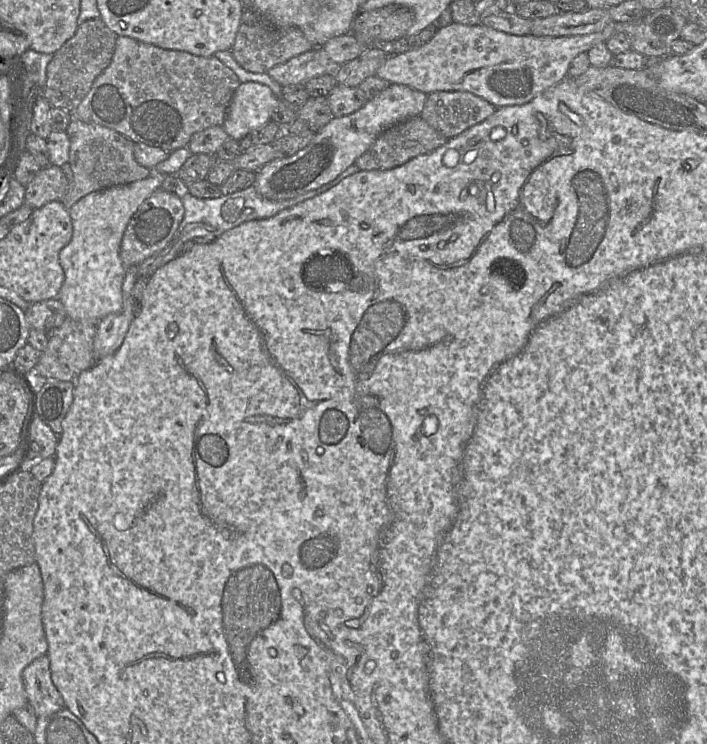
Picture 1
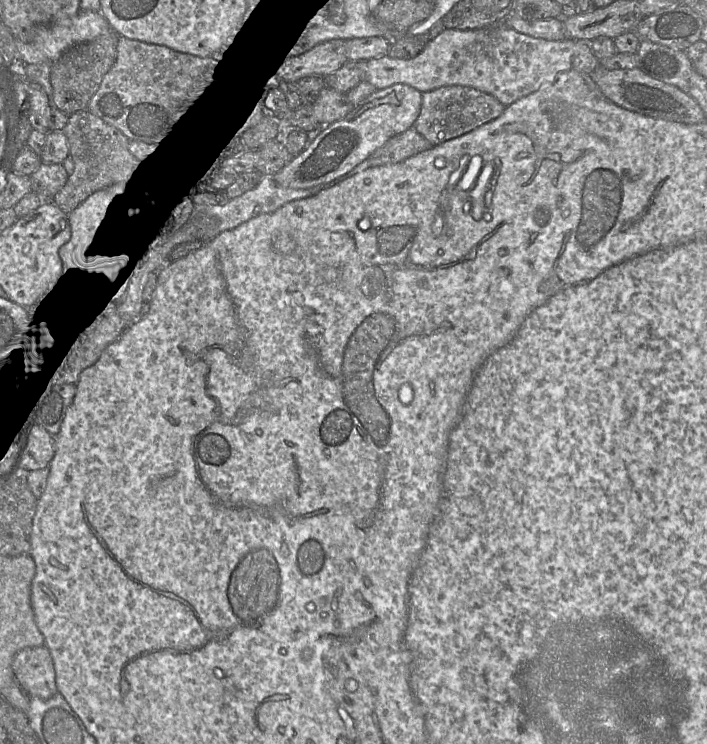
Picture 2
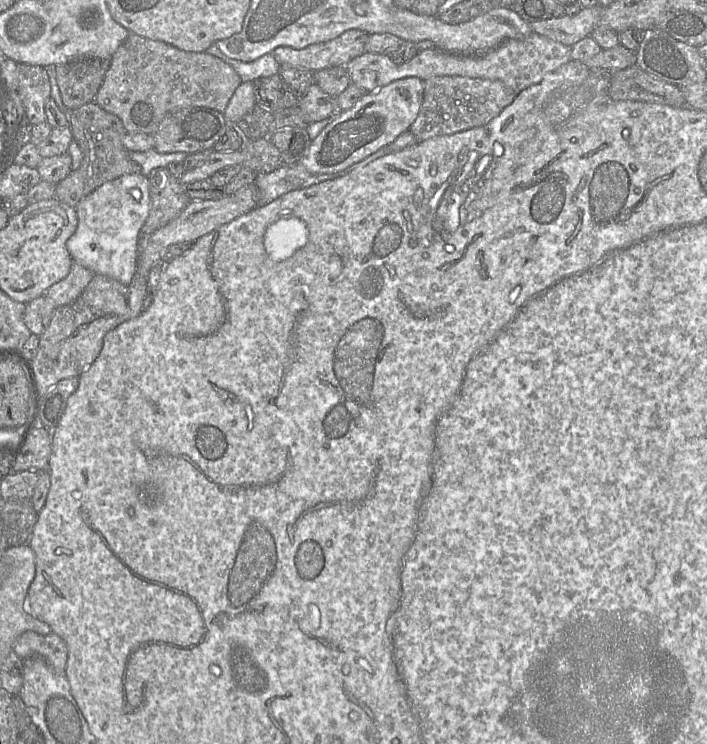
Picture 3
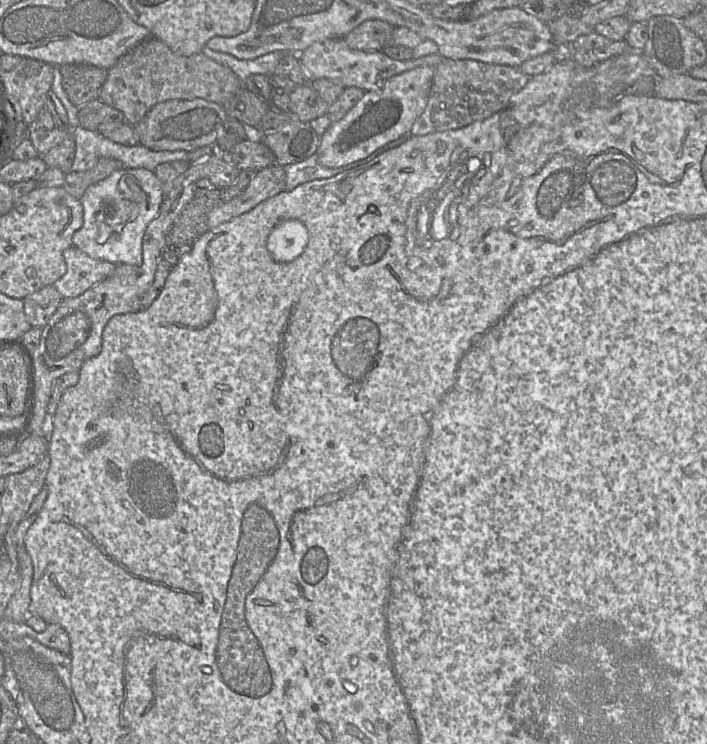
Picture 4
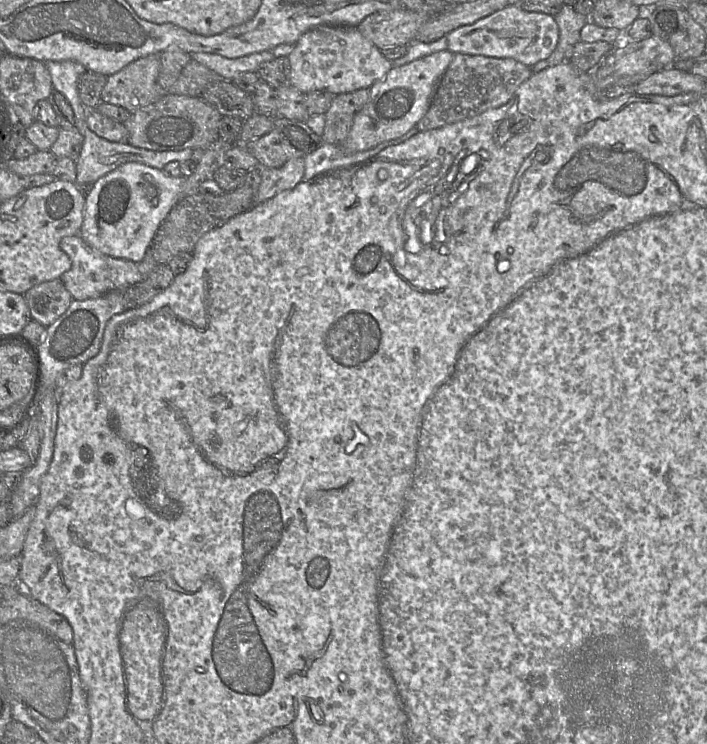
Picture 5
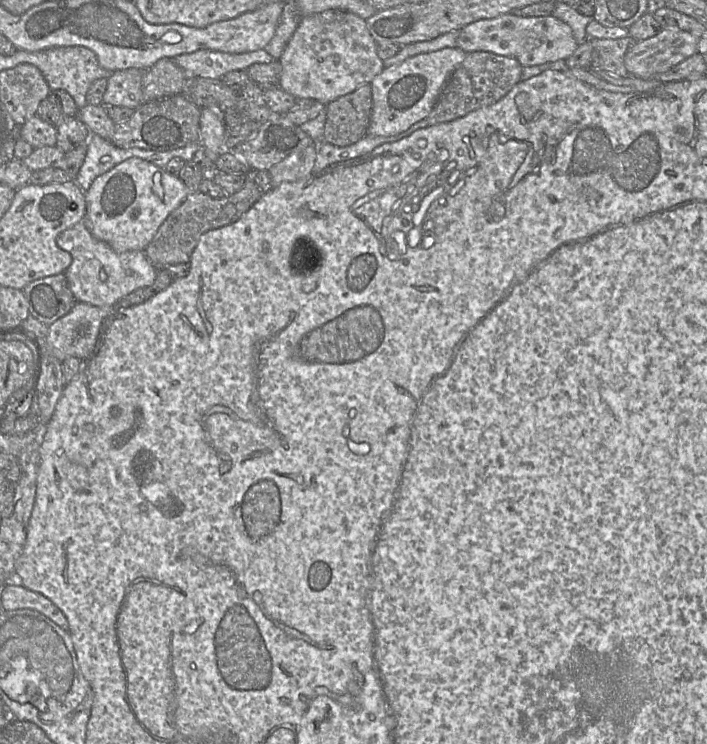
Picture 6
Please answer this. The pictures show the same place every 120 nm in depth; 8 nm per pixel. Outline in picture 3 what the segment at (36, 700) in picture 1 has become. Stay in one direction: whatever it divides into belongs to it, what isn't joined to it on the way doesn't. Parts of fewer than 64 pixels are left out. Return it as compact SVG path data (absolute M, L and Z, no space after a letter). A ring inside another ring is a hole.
M25 631L16 639L12 649L21 661L32 655L39 655L56 673L66 674L67 645L54 632L41 635L34 631Z

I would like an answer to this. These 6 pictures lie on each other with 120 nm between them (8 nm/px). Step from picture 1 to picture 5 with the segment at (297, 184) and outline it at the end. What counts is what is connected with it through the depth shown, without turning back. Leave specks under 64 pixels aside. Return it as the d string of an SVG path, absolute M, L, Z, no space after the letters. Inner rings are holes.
M443 50L392 68L382 80L370 87L369 100L355 115L351 130L341 144L342 147L350 152L366 151L397 139L415 127L428 111L453 57L452 52Z

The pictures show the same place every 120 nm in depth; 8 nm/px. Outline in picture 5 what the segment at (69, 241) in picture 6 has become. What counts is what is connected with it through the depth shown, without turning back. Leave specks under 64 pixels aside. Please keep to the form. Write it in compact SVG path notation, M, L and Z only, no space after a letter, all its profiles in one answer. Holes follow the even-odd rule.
M79 234L63 237L59 246L72 262L71 268L63 273L60 279L75 300L97 298L112 290L126 289L144 279L136 263L114 258L91 248Z

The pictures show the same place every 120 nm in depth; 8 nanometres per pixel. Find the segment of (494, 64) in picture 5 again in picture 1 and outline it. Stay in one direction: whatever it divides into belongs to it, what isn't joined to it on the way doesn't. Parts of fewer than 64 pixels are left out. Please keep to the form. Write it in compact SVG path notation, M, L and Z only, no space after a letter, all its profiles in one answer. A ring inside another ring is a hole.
M437 91L427 95L420 117L446 138L481 123L496 110L488 101L466 91Z

